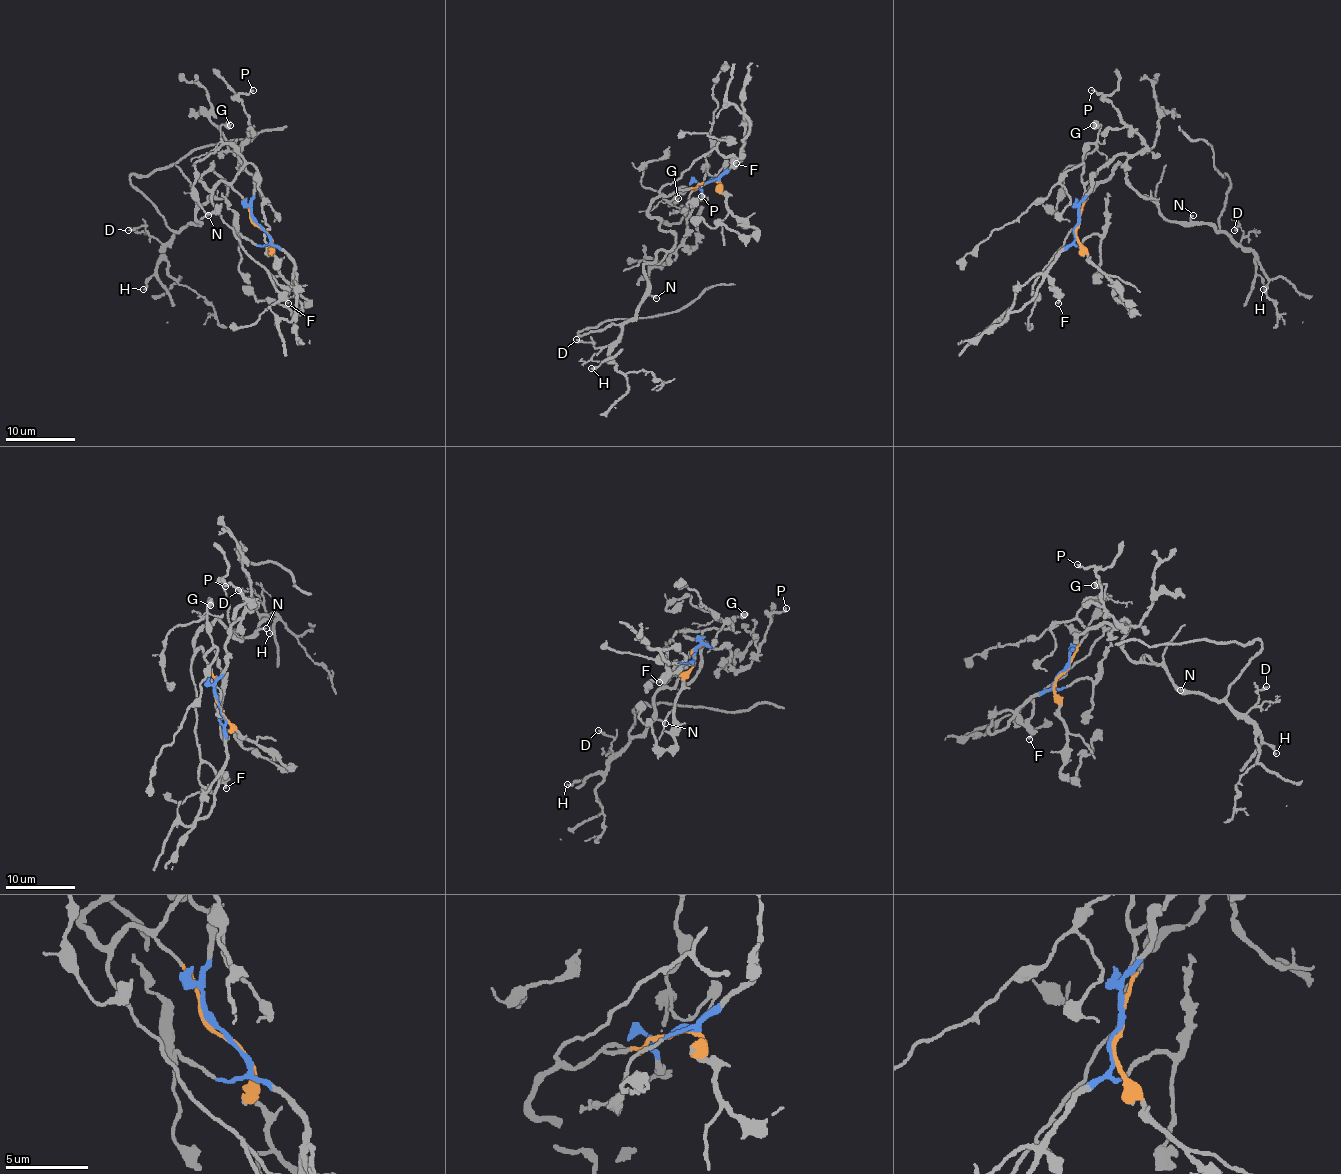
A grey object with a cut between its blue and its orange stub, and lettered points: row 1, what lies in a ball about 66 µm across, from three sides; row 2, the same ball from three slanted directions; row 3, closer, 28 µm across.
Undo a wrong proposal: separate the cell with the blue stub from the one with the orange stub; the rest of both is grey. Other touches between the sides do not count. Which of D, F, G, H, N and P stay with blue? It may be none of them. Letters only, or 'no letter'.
P

